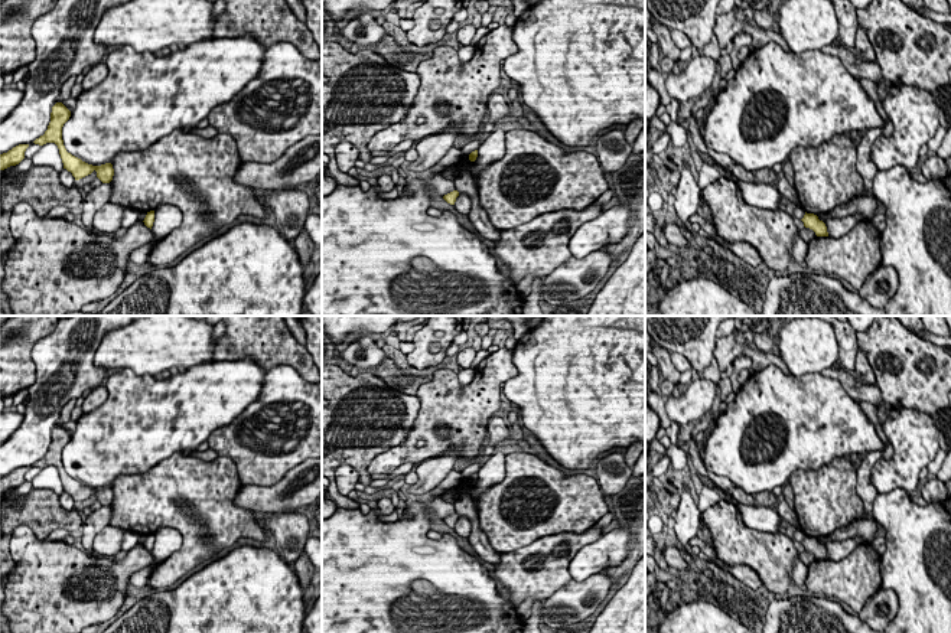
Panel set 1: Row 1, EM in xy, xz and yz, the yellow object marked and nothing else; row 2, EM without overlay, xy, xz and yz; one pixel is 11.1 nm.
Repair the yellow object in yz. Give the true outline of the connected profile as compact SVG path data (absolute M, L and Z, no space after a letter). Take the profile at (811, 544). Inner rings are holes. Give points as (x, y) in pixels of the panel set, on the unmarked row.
M805 535L801 544L804 549L812 552L817 559L828 559L825 546L820 544L817 538Z

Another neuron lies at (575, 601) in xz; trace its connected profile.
M608 570L582 583L570 580L541 604L541 621L554 629L583 621L592 616L609 594L613 578Z

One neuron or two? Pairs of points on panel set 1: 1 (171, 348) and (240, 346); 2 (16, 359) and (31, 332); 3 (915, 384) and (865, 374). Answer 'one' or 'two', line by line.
1: two
2: one
3: two

